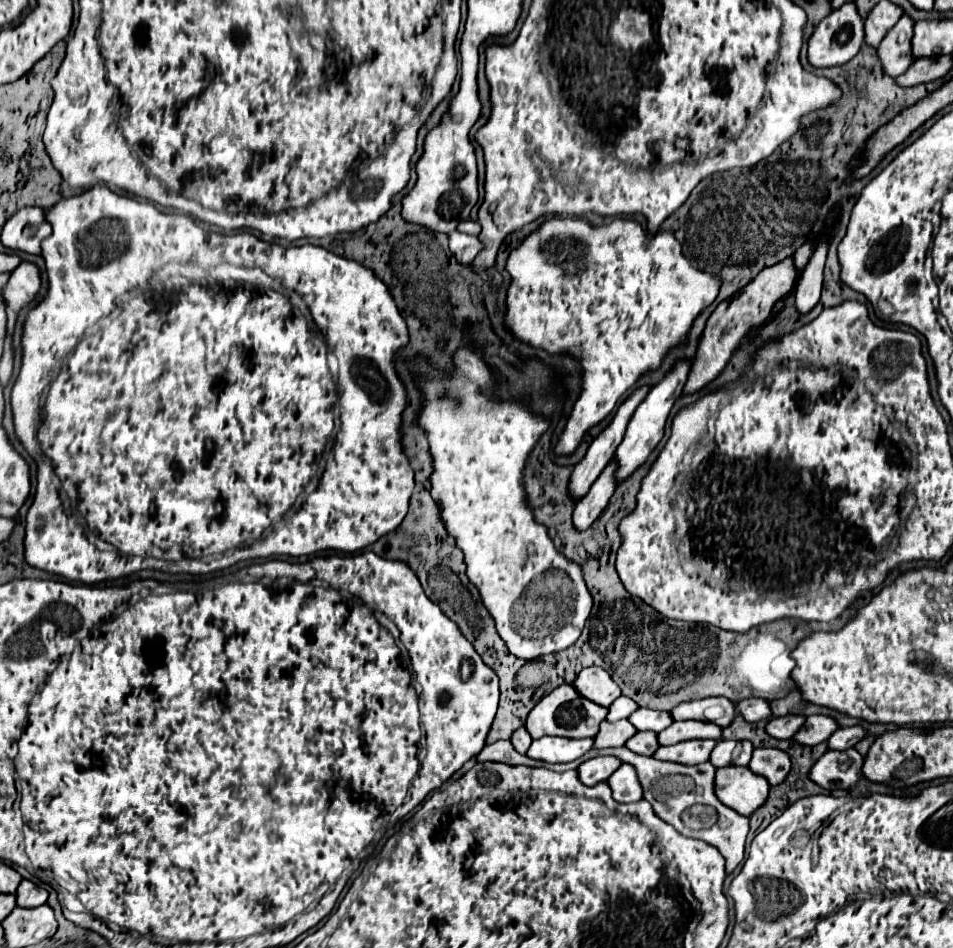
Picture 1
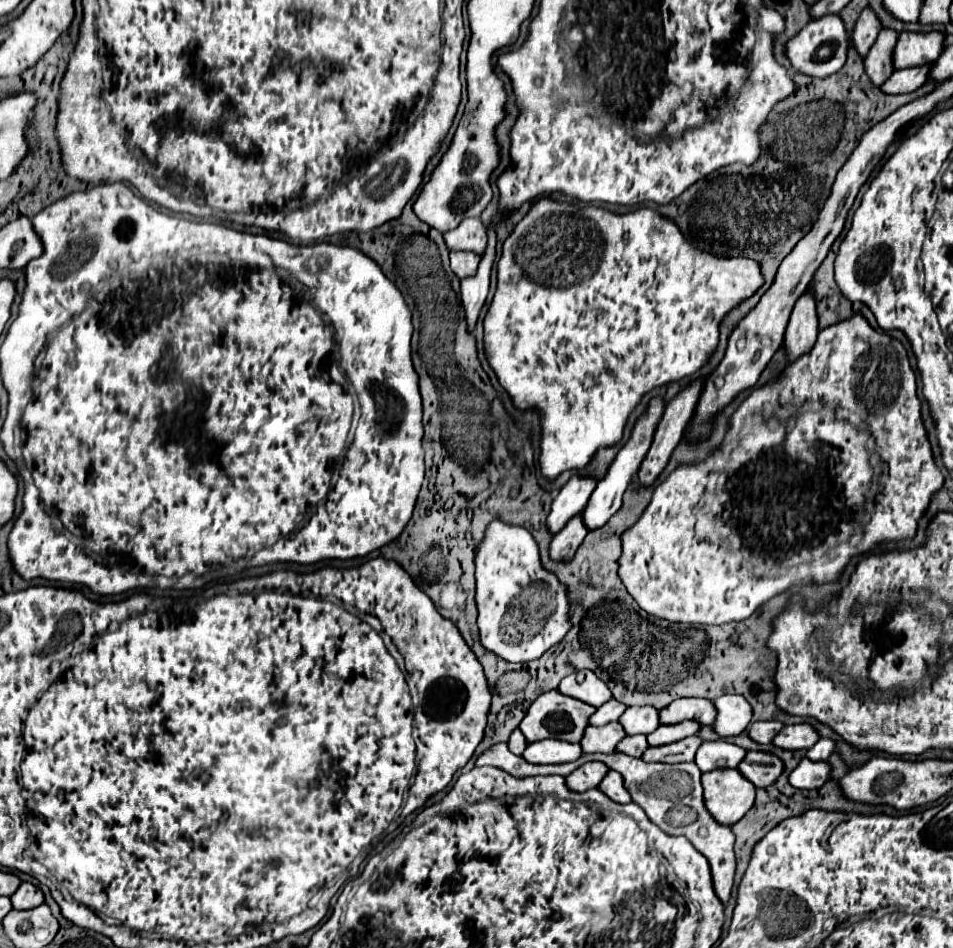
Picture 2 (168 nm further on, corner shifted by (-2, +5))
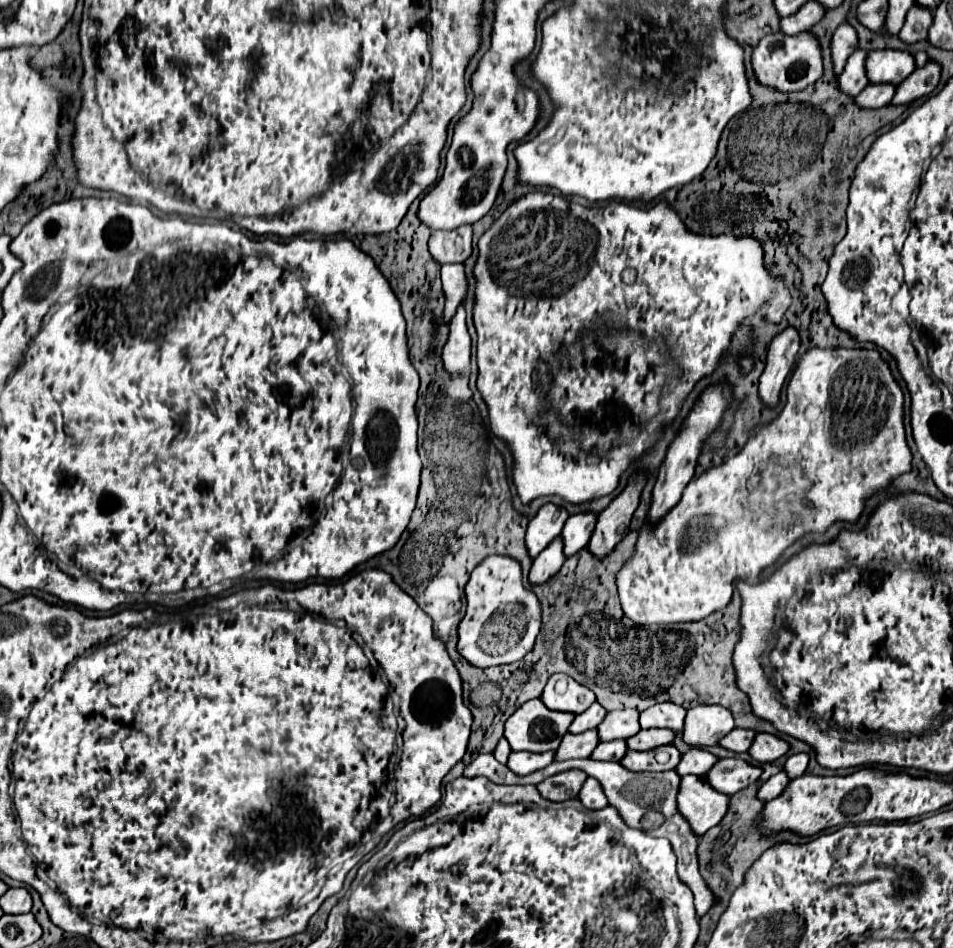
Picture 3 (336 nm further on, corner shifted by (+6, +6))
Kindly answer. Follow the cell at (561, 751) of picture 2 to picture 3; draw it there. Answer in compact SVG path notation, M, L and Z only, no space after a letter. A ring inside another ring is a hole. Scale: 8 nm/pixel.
M512 752L506 766L508 766L514 774L526 776L526 774L532 774L532 772L536 772L536 770L542 770L542 768L548 766L552 760L554 760L554 752L548 752L548 754Z

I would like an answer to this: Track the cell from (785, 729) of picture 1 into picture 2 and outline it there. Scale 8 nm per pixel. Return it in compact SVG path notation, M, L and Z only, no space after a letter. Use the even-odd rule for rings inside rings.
M760 721L760 723L752 723L750 725L750 737L756 743L770 743L778 731L784 727L784 723L780 721Z

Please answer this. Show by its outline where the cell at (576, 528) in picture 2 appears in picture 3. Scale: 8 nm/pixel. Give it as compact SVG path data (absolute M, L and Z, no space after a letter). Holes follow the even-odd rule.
M556 538L546 550L538 554L538 558L532 562L528 580L530 584L544 584L548 582L564 564L564 554L562 554L562 540Z

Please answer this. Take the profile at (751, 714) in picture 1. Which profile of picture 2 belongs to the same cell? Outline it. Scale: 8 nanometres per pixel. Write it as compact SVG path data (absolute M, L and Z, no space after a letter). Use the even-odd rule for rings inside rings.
M722 695L714 705L718 709L718 717L712 727L722 737L742 733L752 721L752 705L742 695Z

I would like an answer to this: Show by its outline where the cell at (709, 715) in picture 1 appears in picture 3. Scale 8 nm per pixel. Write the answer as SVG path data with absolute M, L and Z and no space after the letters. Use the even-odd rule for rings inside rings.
M672 702L650 706L640 714L640 728L670 728L676 736L682 734L686 710Z

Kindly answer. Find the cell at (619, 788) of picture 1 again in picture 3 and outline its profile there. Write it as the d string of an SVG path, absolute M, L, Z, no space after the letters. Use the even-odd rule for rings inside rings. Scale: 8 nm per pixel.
M586 778L584 786L582 786L580 792L578 792L578 800L580 800L582 806L588 808L588 810L600 810L600 808L608 806L606 796L604 796L604 792L602 792L602 786L600 786L594 778Z

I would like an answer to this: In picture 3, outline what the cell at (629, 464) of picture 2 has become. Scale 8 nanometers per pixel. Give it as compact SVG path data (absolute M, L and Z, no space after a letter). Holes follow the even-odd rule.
M574 514L566 520L562 530L562 542L564 542L564 556L570 558L572 554L578 554L590 540L592 530L596 524L596 514Z

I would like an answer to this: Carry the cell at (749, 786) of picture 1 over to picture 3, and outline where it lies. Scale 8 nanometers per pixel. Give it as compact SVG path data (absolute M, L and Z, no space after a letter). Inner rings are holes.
M684 776L680 780L680 794L678 794L680 814L688 818L692 830L696 830L696 834L700 836L724 818L728 810L728 800L730 796L716 792L700 776Z

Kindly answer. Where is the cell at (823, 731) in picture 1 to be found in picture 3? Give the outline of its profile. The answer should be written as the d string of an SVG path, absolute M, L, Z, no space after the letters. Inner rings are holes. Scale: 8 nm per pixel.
M756 734L754 736L754 742L748 750L748 754L760 762L760 764L766 764L766 762L776 762L778 758L782 758L784 754L788 752L788 744L782 740L782 738L776 738L772 734Z

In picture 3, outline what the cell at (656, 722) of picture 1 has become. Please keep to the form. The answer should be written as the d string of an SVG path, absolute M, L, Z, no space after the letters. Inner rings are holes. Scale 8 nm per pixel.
M626 708L626 710L616 710L616 712L608 712L606 718L600 722L600 726L596 728L600 734L602 742L608 740L626 740L634 734L638 734L640 724L638 724L638 710Z

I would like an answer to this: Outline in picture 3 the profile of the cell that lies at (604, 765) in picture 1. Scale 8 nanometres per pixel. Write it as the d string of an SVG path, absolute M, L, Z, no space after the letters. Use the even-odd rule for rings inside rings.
M568 770L568 772L560 772L552 778L546 778L536 788L542 798L552 800L552 802L564 802L564 800L578 796L584 780L586 780L586 774L582 770Z

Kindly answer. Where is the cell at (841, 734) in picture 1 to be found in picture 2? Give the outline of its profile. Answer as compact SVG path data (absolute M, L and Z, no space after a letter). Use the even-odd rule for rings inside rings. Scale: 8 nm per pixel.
M822 737L812 749L808 749L806 757L812 759L812 761L820 761L820 759L828 759L834 751L836 751L836 741L828 739L828 737Z

